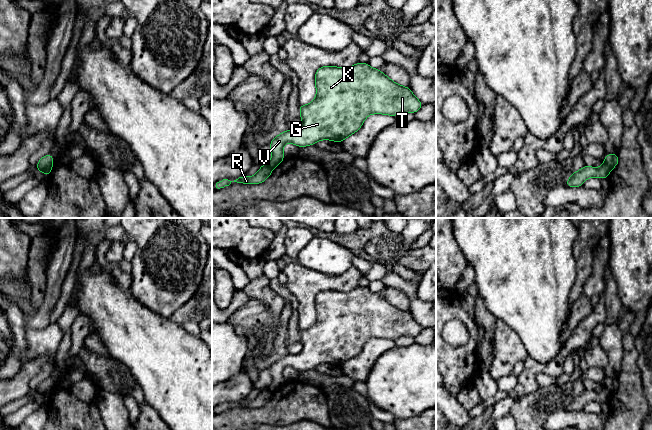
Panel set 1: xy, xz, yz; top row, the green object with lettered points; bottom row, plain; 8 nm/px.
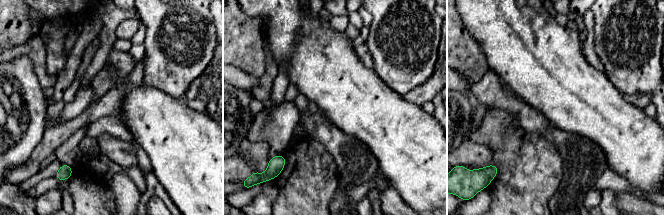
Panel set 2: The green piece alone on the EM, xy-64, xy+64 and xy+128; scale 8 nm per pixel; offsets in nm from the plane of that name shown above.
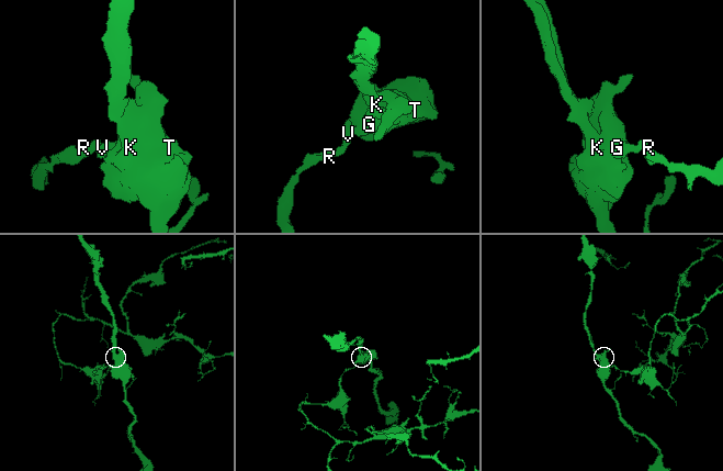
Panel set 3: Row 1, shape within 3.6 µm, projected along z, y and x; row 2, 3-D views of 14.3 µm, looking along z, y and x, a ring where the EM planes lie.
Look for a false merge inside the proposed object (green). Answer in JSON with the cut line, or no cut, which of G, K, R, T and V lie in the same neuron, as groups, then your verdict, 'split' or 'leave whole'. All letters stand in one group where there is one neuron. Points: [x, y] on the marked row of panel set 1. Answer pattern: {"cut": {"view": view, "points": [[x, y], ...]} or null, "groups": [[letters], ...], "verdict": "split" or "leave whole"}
{"cut": {"view": "yz", "points": [[604, 162], [610, 169]]}, "groups": [["G", "K", "T", "V"], ["R"]], "verdict": "split"}

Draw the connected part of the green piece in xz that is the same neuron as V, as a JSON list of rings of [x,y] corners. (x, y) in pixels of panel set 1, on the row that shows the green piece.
[[[368,63],[349,67],[322,66],[316,73],[316,98],[308,105],[299,104],[299,113],[303,121],[298,130],[286,130],[269,143],[272,152],[271,167],[278,166],[284,159],[282,148],[287,142],[297,147],[311,146],[320,140],[331,140],[341,143],[354,134],[363,125],[369,114],[386,114],[396,116],[402,112],[416,113],[423,106],[411,89],[393,82],[380,69],[373,69]]]

